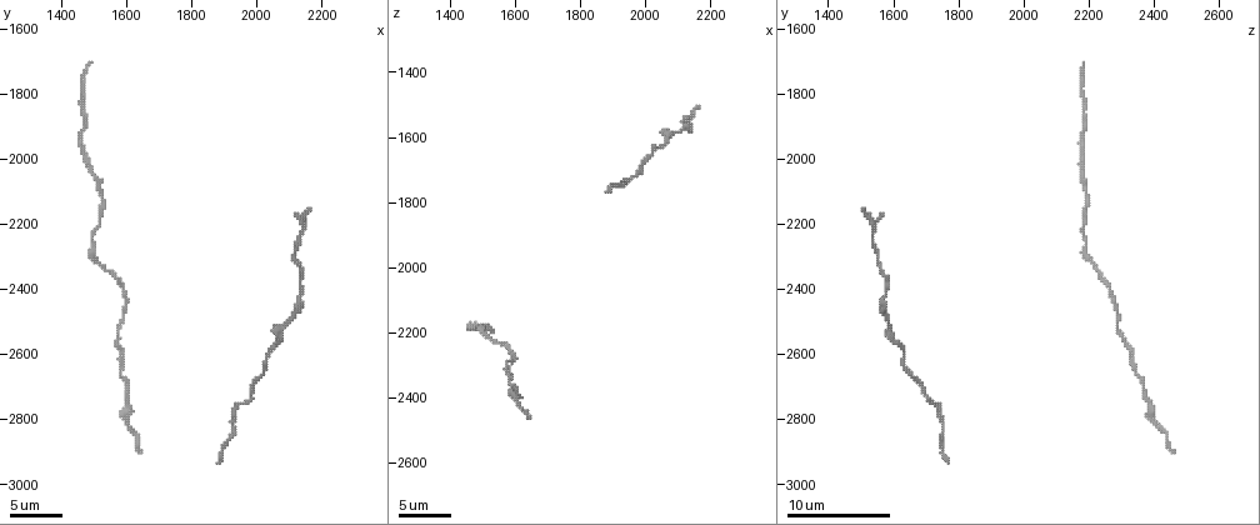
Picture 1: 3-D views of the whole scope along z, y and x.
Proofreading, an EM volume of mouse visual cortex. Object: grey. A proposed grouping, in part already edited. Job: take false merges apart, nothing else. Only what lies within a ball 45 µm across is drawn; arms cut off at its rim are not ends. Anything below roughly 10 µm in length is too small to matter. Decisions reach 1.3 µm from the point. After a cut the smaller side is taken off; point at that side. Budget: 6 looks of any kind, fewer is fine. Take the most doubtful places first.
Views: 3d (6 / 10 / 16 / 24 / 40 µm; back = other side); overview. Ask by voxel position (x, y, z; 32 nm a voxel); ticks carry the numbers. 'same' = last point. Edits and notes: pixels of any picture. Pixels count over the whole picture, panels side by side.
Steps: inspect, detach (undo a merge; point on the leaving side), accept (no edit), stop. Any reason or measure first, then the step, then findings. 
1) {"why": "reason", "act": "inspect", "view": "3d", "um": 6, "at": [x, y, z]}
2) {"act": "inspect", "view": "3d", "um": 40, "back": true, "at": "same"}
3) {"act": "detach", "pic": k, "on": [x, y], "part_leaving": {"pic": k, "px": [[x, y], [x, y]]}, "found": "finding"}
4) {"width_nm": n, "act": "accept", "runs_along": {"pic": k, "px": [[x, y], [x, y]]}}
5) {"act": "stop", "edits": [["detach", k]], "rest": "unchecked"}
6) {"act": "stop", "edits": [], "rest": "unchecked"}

{"act": "inspect", "view": "3d", "um": 6, "at": [1570, 2530, 2290]}

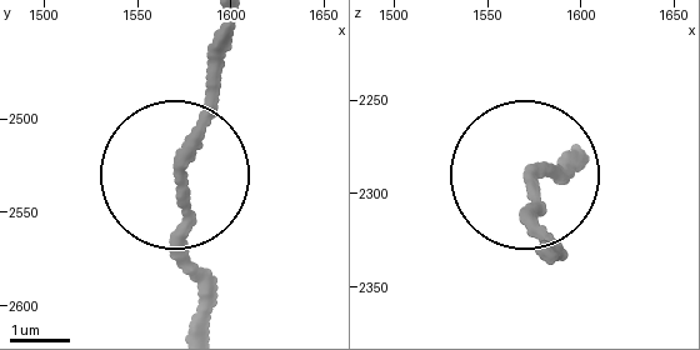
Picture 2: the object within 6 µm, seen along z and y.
{"act": "accept", "runs_along": {"pic": 2, "px": [[181, 180], [221, 41]]}, "found": "continuous, no second neuron"}

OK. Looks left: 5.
{"why": "sudden change in width", "act": "inspect", "view": "3d", "um": 16, "at": [1600, 2730, 2380]}

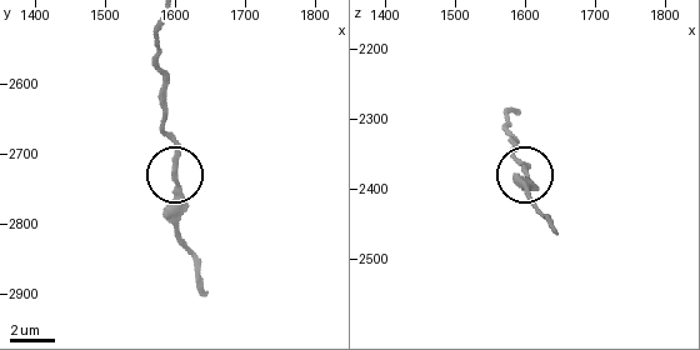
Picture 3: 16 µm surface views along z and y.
{"why": "zoom in", "act": "inspect", "view": "3d", "um": 6, "at": [1600, 2730, 2375]}

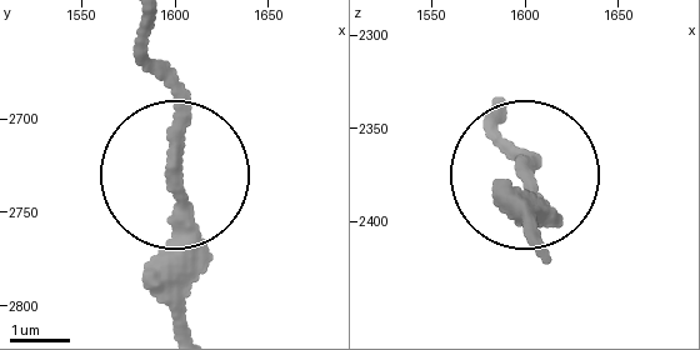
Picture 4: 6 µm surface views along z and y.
{"act": "accept", "found": "all the same neuron"}

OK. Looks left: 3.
{"why": "thick turns thin", "act": "inspect", "view": "3d", "um": 6, "at": [1480, 2000, 2180]}

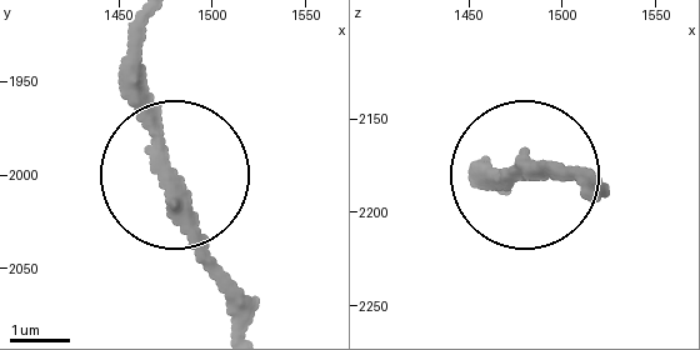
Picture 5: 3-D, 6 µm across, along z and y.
{"act": "accept", "runs_along": {"pic": 5, "px": [[245, 324], [166, 160], [131, 45]]}, "found": "all the same neuron"}

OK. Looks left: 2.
{"act": "stop", "edits": [], "rest": "unchecked"}

